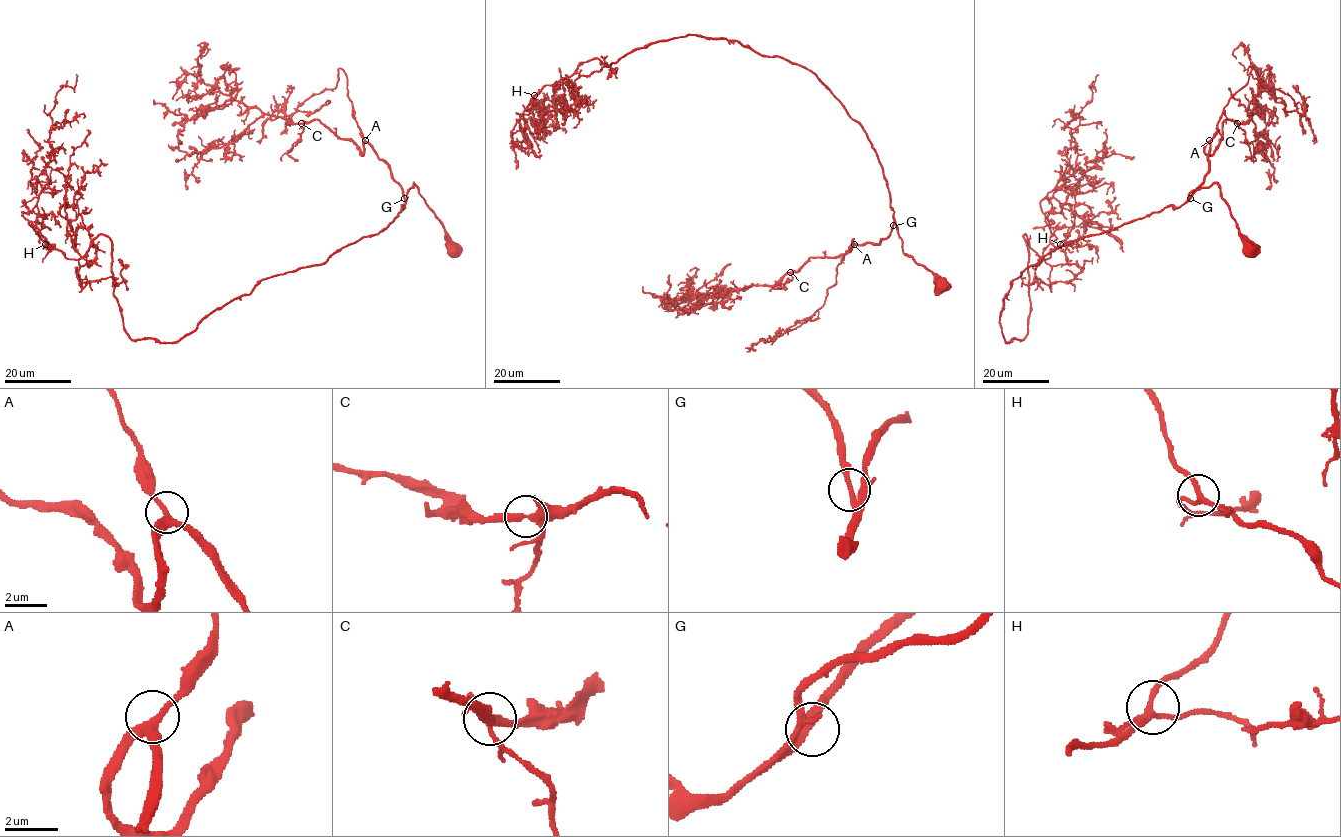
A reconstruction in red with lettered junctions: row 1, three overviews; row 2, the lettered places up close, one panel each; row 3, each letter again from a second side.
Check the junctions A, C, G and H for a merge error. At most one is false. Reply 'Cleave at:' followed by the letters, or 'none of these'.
Cleave at: none of these

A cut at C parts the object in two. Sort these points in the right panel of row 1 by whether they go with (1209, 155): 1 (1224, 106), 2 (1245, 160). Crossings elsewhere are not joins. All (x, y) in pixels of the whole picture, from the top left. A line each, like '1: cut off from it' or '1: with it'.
1: with it
2: cut off from it

